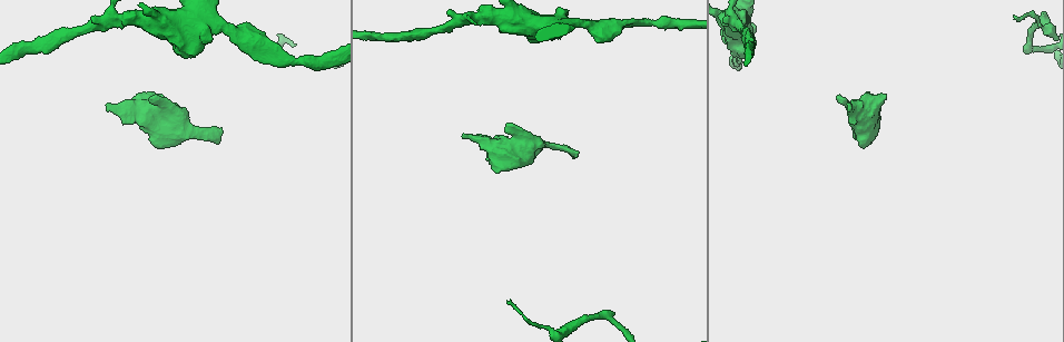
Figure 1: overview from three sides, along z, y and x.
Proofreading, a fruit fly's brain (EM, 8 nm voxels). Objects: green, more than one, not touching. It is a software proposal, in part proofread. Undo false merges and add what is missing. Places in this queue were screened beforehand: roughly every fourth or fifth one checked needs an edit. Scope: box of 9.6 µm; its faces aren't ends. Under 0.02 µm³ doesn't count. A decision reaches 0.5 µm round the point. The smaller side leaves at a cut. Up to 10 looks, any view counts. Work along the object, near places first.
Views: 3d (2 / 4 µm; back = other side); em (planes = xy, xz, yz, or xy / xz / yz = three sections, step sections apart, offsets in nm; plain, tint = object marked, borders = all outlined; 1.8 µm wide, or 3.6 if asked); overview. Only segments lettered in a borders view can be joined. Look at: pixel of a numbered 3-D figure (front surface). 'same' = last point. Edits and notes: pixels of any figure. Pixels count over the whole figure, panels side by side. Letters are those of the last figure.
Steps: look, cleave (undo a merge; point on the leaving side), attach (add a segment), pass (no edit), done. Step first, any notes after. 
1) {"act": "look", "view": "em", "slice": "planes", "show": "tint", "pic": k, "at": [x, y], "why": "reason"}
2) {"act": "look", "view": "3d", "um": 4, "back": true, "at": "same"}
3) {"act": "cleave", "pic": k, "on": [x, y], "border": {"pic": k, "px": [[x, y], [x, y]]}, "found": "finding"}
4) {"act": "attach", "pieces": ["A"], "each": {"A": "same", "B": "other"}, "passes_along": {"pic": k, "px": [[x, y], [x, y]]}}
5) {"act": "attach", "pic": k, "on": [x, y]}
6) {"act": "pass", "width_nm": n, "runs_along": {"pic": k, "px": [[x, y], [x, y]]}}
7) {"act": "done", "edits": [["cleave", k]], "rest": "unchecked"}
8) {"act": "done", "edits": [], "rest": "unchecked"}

{"act": "look", "view": "em", "slice": "xy", "step": 4, "show": "borders", "pic": 1, "at": [573, 155], "why": "free end"}

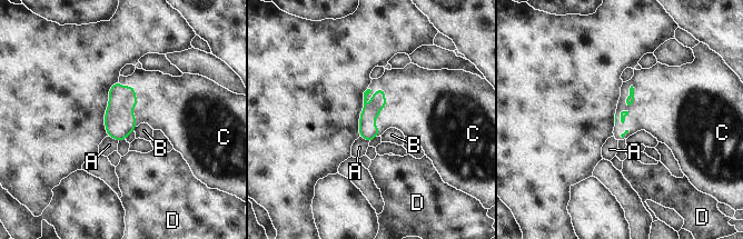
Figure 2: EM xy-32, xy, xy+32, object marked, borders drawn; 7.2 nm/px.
{"act": "attach", "pieces": ["C"], "each": {"A": "other", "B": "other", "C": "same", "D": "other"}, "passes_along": {"pic": 2, "px": [[367, 129], [379, 110], [414, 107]]}, "found": "the neuron continues"}

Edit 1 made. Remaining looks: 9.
{"act": "look", "view": "em", "slice": "yz", "step": 4, "show": "borders", "pic": 1, "at": [506, 126], "why": "free end"}

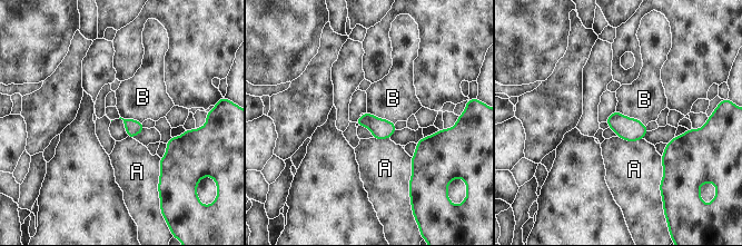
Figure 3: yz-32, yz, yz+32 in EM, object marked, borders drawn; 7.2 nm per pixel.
{"act": "pass", "width_nm": 110, "each": {"A": "other", "B": "other"}, "border": {"pic": 3, "px": [[616, 110], [645, 126]]}, "found": "none of them fits"}

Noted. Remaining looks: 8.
{"act": "look", "view": "3d", "um": 2, "pic": 1, "at": [1028, 49], "why": "abrupt turn"}

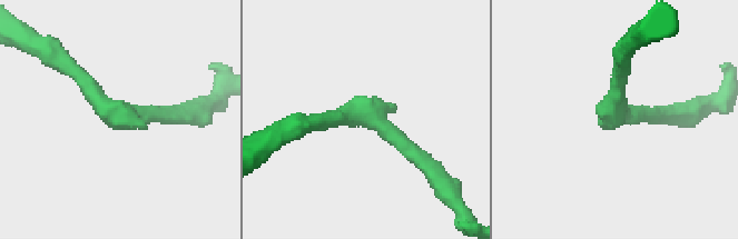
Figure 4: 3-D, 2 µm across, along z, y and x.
{"act": "look", "view": "em", "slice": "xy", "step": 4, "show": "borders", "pic": 4, "at": [364, 112], "why": "need the tissue"}

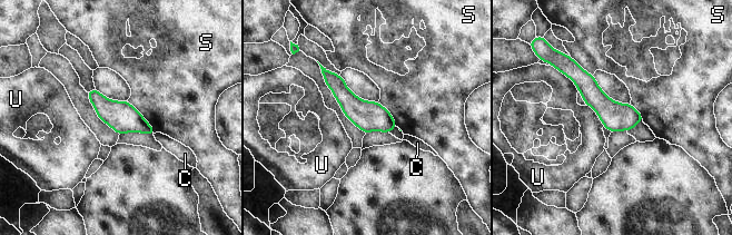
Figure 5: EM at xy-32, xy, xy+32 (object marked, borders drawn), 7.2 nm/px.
{"act": "look", "view": "em", "slice": "planes", "show": "borders", "at": "same"}

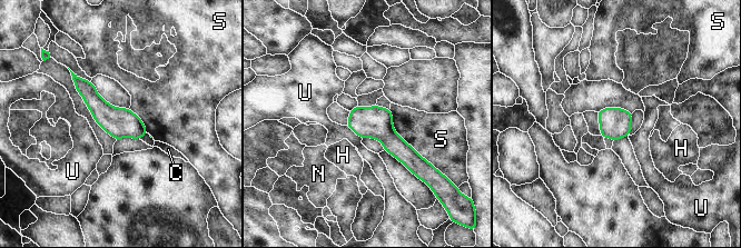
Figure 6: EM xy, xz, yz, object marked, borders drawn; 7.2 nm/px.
{"act": "pass", "each": {"C": "other", "H": "other", "N": "other", "S": "other", "U": "other"}, "arm_widths_nm": [170, 200], "found": "one neuron here"}

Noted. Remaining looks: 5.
{"act": "look", "view": "3d", "um": 4, "pic": 1, "at": [471, 16], "why": "sharp bend"}

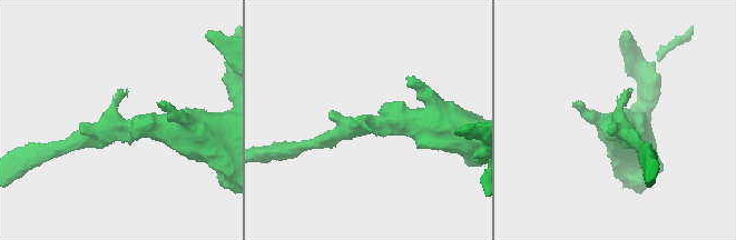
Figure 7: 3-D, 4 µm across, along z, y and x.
{"act": "look", "view": "em", "um": 3.6, "slice": "xy", "step": 16, "show": "tint", "pic": 7, "at": [115, 128], "why": "shape alone is not enough"}

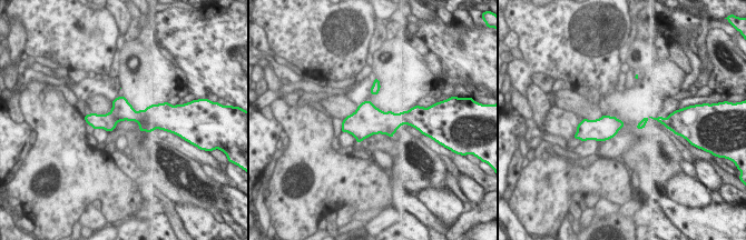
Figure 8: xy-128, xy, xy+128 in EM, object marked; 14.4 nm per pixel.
{"act": "look", "view": "em", "um": 3.6, "slice": "planes", "show": "borders", "at": "same"}

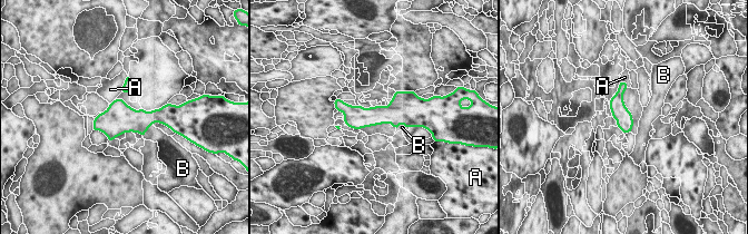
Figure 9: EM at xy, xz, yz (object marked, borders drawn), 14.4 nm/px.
{"act": "pass", "each": {"A": "other", "B": "other"}, "border": {"pic": 9, "px": [[151, 123], [143, 136]]}, "found": "one neuron here"}

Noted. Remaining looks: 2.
{"act": "done", "edits": [["attach", 2]], "rest": "unchecked"}

